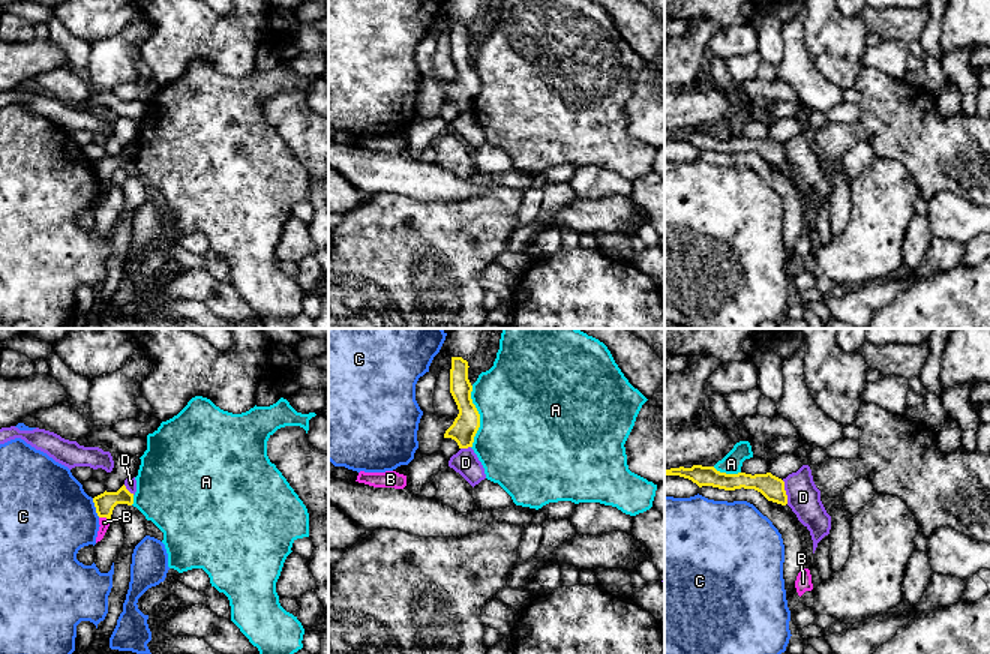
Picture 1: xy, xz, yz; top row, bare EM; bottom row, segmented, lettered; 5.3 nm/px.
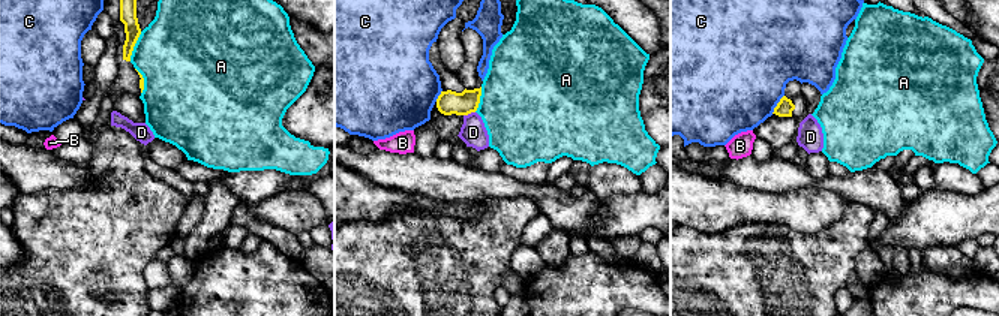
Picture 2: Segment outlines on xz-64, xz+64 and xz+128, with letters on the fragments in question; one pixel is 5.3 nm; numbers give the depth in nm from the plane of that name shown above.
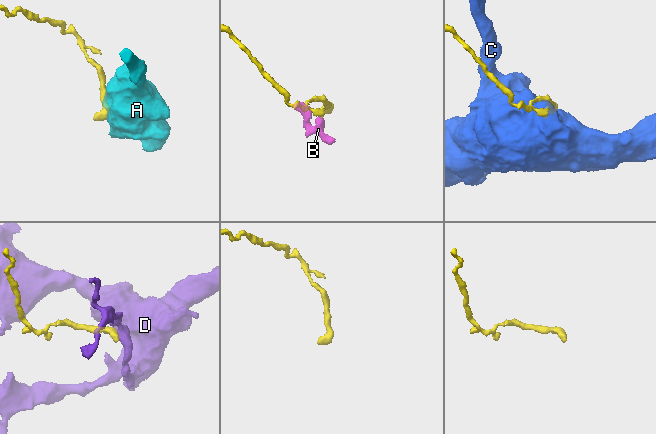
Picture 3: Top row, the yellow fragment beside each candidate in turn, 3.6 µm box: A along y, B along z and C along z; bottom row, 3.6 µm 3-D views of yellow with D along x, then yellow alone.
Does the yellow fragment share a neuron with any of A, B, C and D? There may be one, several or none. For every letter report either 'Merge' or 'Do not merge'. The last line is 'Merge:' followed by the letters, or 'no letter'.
A: Do not merge
B: Do not merge
C: Do not merge
D: Do not merge
Merge: no letter

